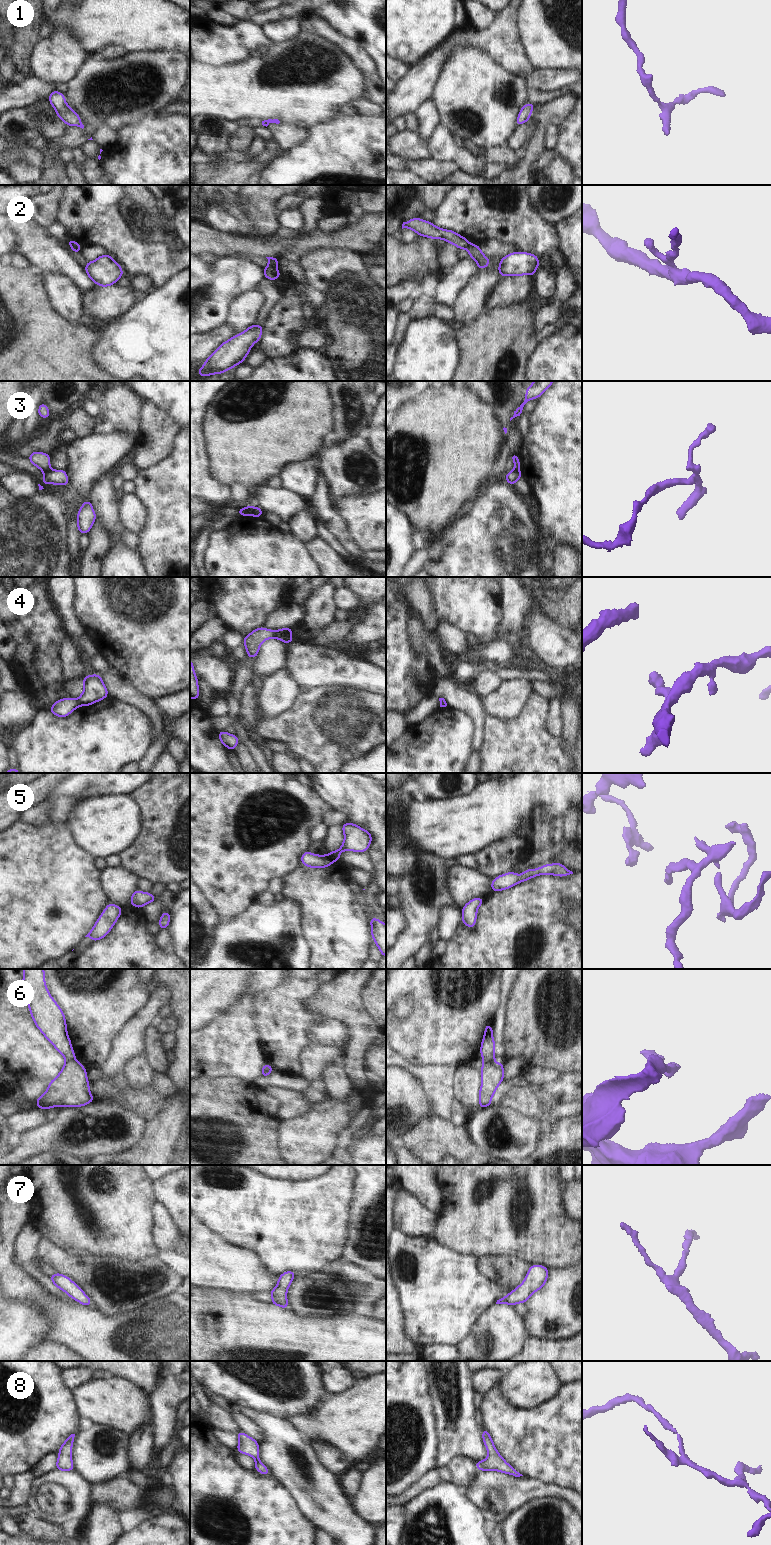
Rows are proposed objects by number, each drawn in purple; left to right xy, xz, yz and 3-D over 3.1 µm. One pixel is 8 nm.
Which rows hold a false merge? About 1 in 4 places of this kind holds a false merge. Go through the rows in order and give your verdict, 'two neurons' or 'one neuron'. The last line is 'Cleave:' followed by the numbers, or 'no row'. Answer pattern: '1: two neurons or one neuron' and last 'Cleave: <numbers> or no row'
1: one neuron
2: two neurons
3: two neurons
4: two neurons
5: one neuron
6: two neurons
7: one neuron
8: one neuron
Cleave: 2, 3, 4, 6

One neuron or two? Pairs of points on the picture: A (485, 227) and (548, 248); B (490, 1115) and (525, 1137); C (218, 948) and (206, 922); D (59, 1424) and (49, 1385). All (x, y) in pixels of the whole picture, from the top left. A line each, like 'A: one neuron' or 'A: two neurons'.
A: one neuron
B: one neuron
C: two neurons
D: one neuron

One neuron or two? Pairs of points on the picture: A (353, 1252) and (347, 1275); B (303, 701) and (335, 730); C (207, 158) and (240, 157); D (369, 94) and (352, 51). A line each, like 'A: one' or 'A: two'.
A: two
B: one
C: one
D: one

